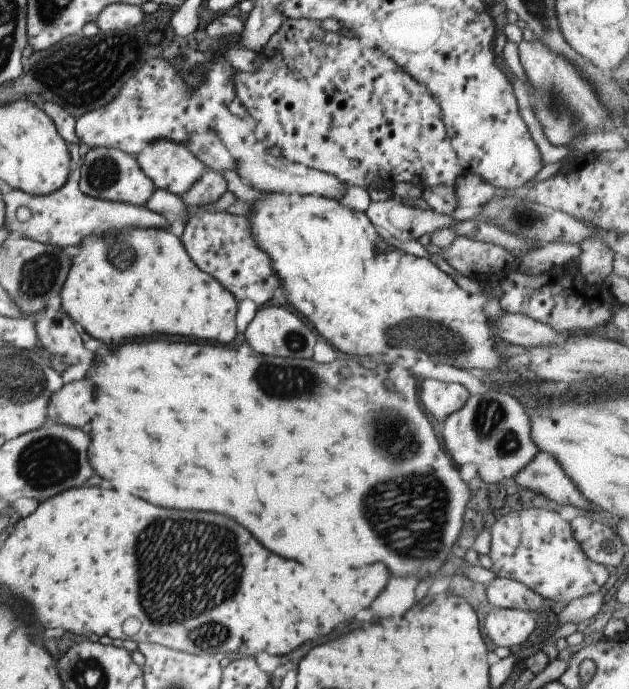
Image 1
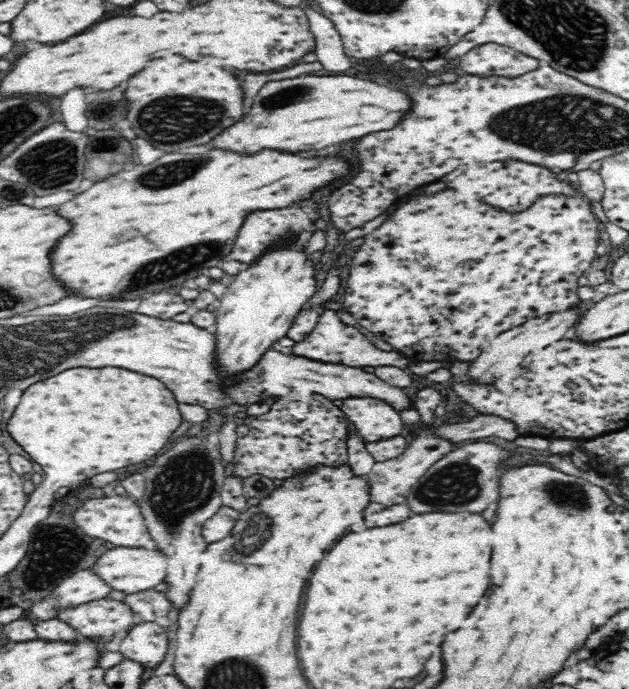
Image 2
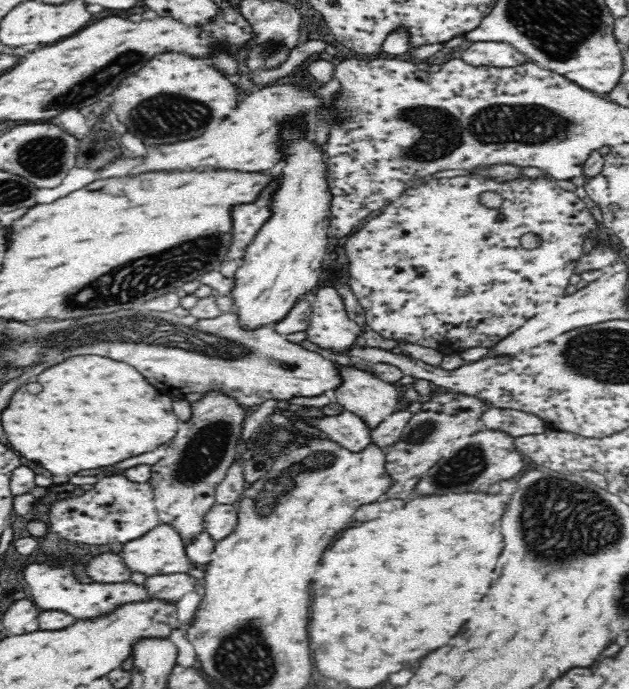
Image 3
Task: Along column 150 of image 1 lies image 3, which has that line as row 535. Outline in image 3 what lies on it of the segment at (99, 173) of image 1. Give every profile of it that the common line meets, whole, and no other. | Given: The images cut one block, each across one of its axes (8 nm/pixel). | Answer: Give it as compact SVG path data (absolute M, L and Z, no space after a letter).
M223 390L204 392L196 402L190 402L190 409L192 418L182 424L172 444L168 444L168 454L152 466L149 480L155 492L158 518L176 528L185 544L205 530L205 516L216 503L216 487L235 463L236 446L242 441L243 422L249 415L244 406Z

